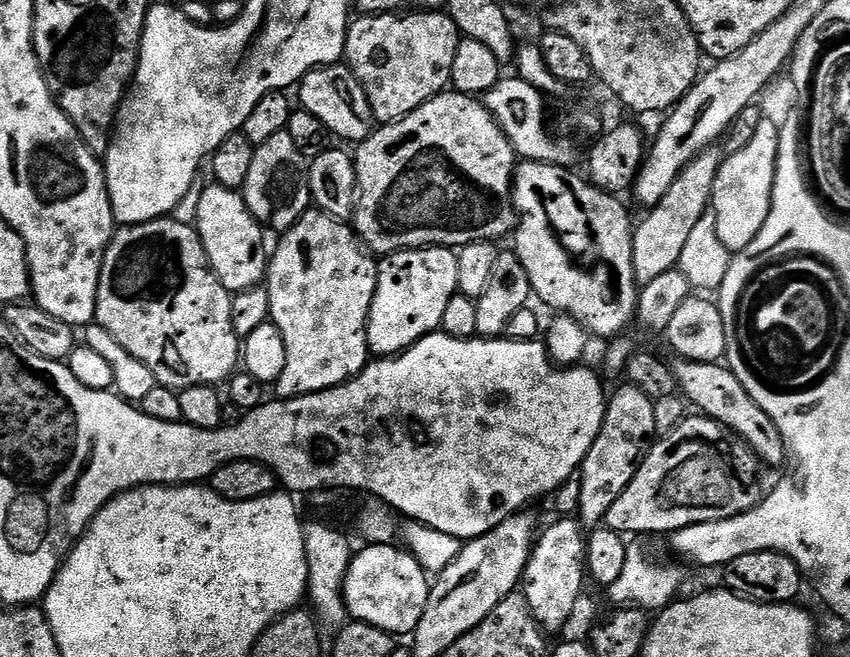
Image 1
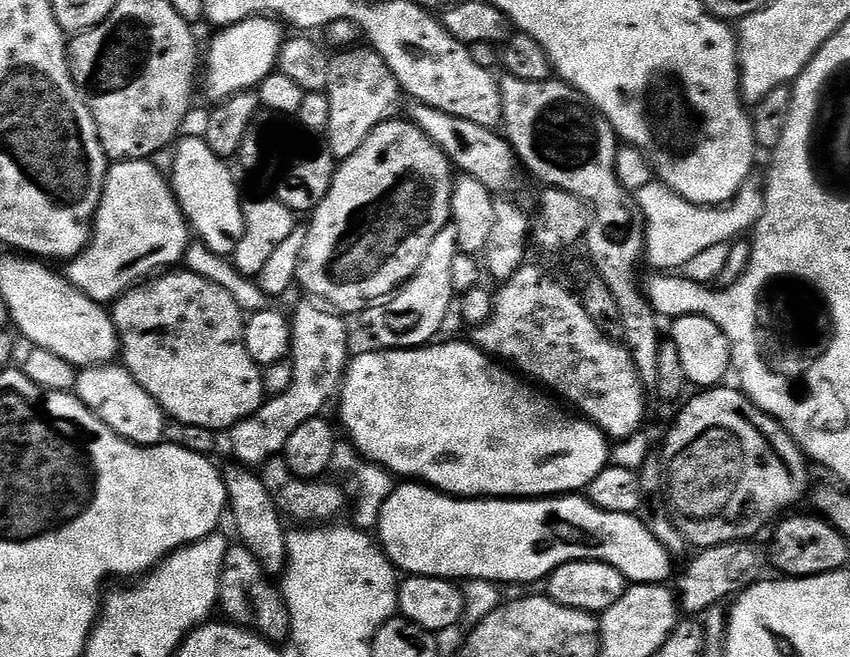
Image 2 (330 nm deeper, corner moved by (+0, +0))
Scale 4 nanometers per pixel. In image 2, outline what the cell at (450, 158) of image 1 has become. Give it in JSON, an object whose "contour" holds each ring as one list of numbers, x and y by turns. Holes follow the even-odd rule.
{"contour":[[397,118,374,126,370,130,366,142,362,142,362,146,358,146,358,150,354,150,354,154,350,154,350,158,339,161,326,198,322,198,322,202,316,207,316,211,311,213,309,220,312,221,306,224,304,249,302,250,300,265,296,271,299,287,304,287,312,295,309,297,331,306,340,314,349,314,348,312,363,313,377,302,399,292,407,284,408,279,416,273,418,266,422,266,422,258,426,258,426,250,430,250,430,242,434,242,438,230,442,230,451,221,453,183,453,164,446,158,444,151,434,142,430,142,430,138,426,138,426,134,422,134,422,130,412,123,411,119]]}

